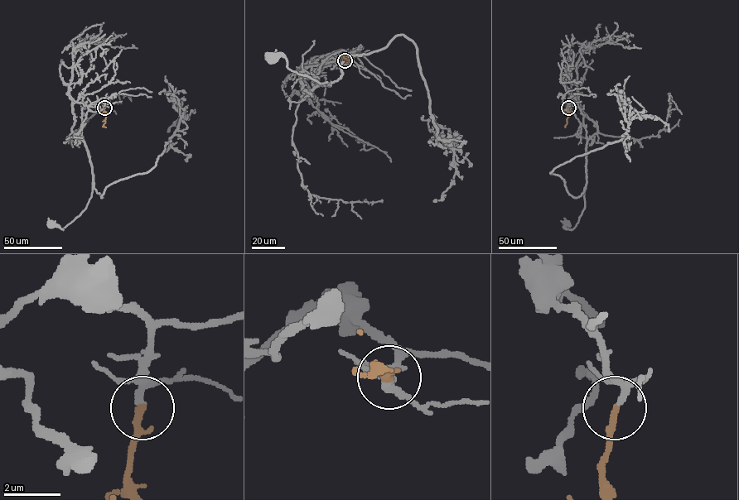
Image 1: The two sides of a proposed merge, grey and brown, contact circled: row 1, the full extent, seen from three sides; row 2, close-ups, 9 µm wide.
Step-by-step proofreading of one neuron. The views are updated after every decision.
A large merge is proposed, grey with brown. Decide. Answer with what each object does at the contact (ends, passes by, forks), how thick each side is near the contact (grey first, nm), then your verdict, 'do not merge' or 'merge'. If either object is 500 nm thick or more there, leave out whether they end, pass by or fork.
grey passes by | brown passes by | 200/180 nm | merge

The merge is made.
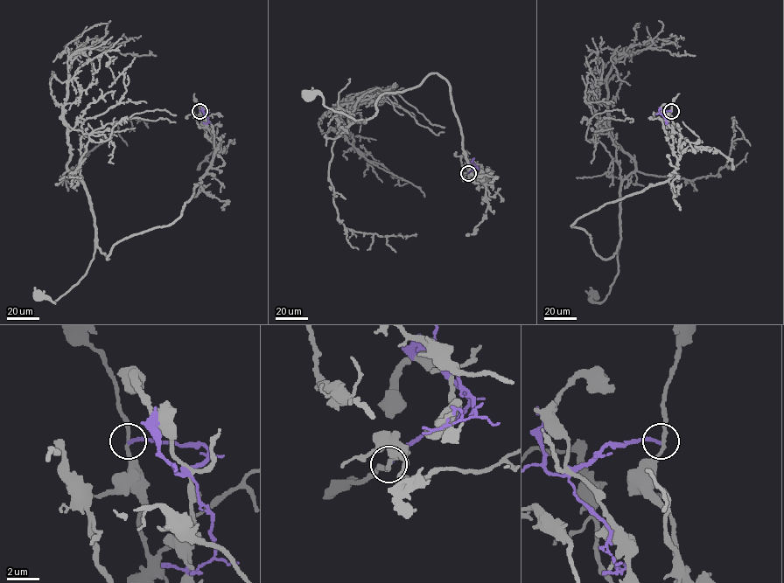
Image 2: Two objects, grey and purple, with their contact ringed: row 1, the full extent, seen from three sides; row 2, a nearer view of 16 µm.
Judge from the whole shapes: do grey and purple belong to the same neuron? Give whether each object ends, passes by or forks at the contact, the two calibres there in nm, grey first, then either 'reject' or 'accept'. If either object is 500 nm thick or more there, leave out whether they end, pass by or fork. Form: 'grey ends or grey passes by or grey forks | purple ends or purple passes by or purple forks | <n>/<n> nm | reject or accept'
grey passes by | purple ends | 220/220 nm | reject

